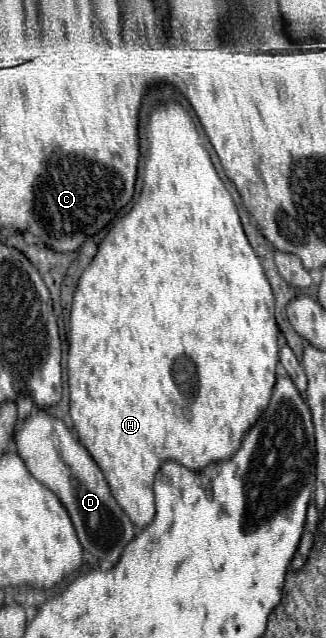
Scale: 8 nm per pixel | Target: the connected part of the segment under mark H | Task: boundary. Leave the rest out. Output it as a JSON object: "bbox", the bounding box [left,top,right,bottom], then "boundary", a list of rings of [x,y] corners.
{"bbox":[69,108,279,528],"boundary":[[[185,108],[181,112],[171,110],[167,114],[153,114],[147,126],[149,152],[143,176],[143,192],[139,202],[125,214],[99,244],[97,256],[83,270],[79,278],[79,286],[73,298],[71,320],[69,320],[69,394],[71,394],[71,420],[79,434],[81,444],[89,450],[97,466],[101,468],[111,494],[119,502],[119,506],[127,512],[131,522],[139,528],[151,524],[155,516],[155,500],[153,500],[153,480],[163,462],[173,460],[183,464],[193,472],[201,472],[211,462],[229,460],[241,446],[245,432],[257,422],[259,414],[267,408],[271,400],[271,392],[275,386],[275,368],[279,360],[279,328],[275,322],[275,300],[269,286],[269,280],[263,272],[259,258],[255,256],[251,244],[245,238],[237,208],[233,204],[231,194],[223,186],[207,150],[203,148],[197,128],[187,114]]]}

